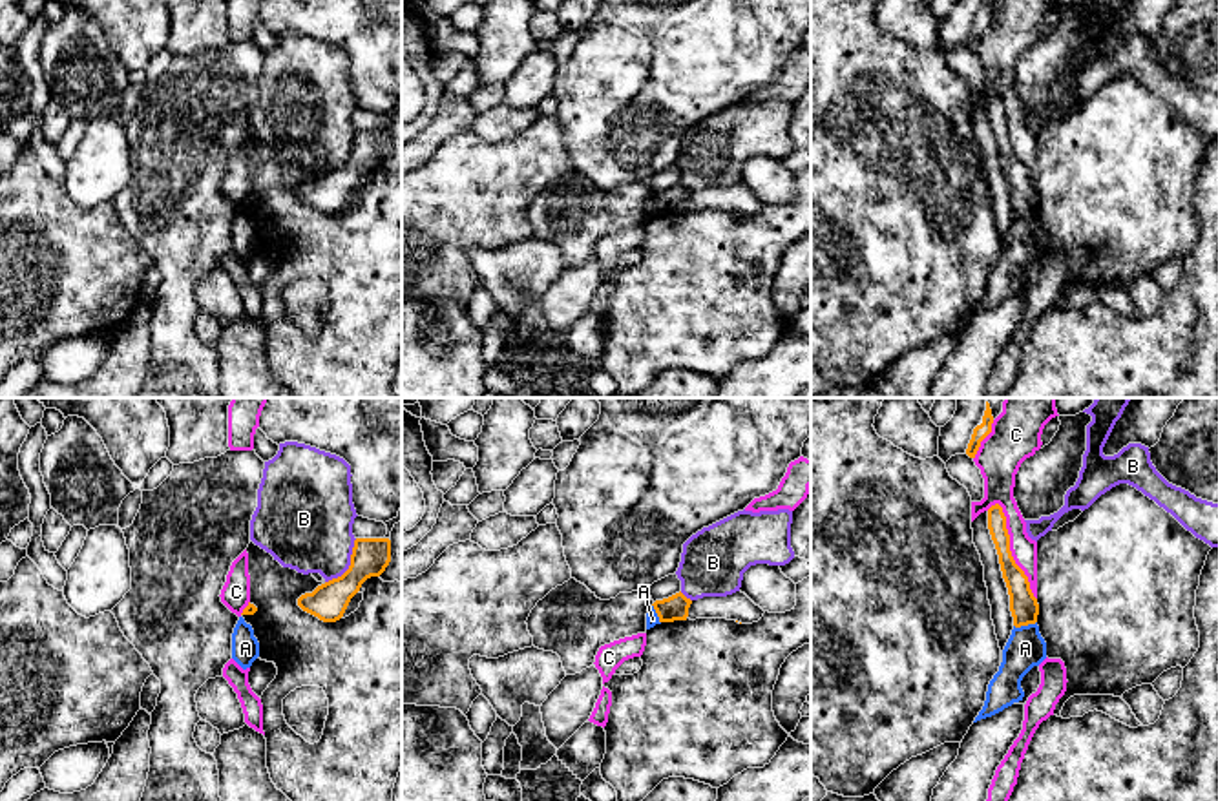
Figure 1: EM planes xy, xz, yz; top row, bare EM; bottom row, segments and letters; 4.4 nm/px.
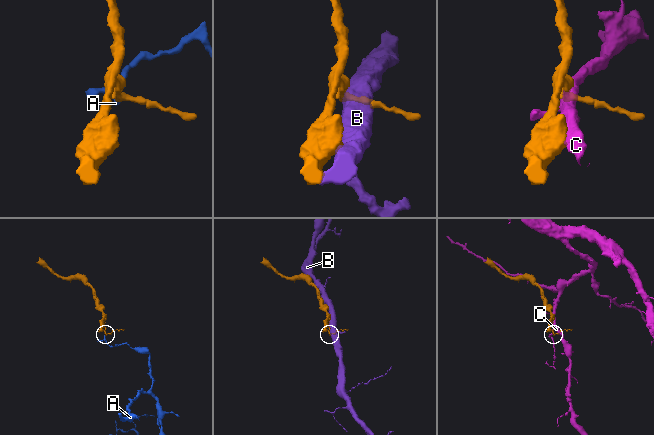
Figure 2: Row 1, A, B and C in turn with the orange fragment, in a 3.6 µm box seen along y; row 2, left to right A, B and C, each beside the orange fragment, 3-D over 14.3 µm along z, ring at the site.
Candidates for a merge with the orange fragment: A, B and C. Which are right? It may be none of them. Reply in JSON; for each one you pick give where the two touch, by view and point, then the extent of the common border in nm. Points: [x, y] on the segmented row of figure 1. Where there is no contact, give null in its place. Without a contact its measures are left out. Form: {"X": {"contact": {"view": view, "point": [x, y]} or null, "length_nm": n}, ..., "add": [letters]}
{"add": []}

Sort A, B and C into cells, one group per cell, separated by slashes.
A / B / C

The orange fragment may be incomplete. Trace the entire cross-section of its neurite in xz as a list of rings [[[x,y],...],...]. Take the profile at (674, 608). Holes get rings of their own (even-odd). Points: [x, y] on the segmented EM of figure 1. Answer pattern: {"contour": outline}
{"contour": [[[679,591],[668,598],[656,600],[652,606],[659,617],[659,622],[674,622],[687,620],[690,604],[692,600]]]}

